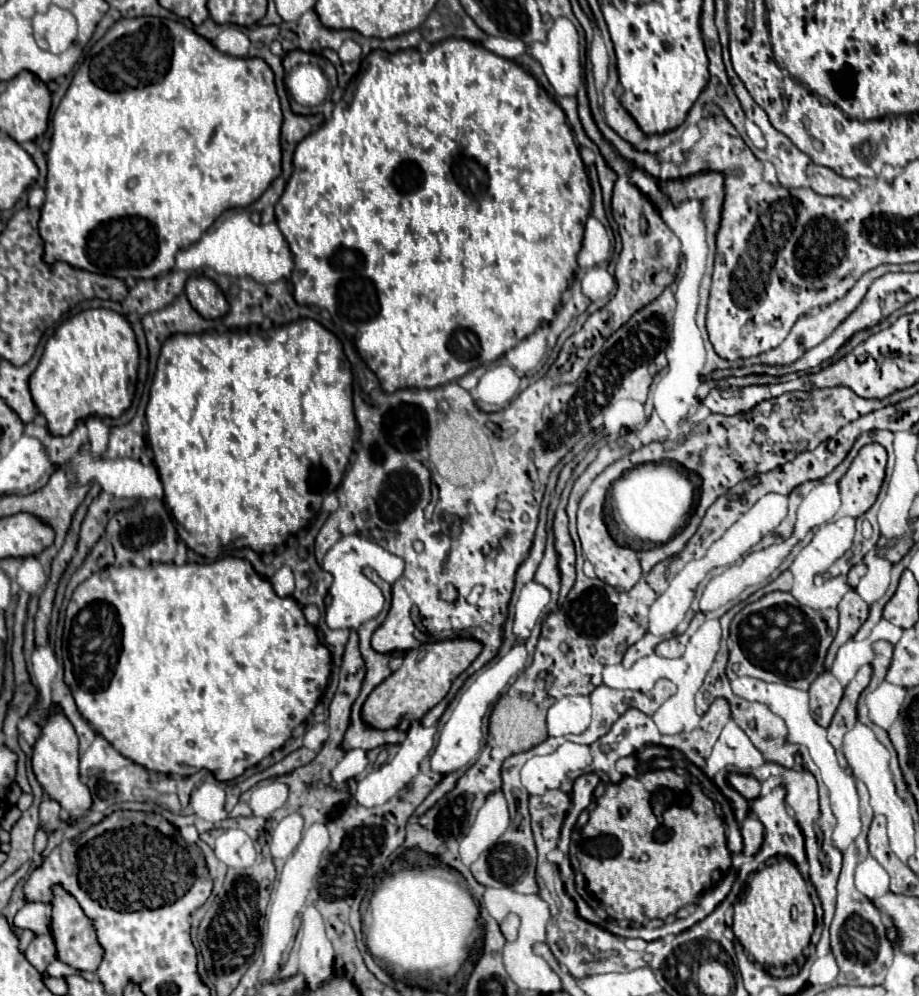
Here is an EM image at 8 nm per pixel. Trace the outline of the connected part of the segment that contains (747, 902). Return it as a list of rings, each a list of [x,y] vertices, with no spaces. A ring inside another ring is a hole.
[[[779,858],[771,866],[765,866],[763,870],[753,874],[743,891],[742,897],[735,902],[733,912],[735,912],[735,920],[733,920],[731,928],[733,928],[735,936],[737,936],[737,940],[743,944],[743,948],[761,966],[785,968],[789,964],[795,964],[797,958],[803,954],[803,950],[809,946],[811,934],[815,932],[815,912],[813,912],[813,906],[811,906],[811,898],[809,898],[805,880],[801,878],[801,874],[795,868],[795,864],[791,860],[787,860],[787,858]],[[793,906],[799,908],[799,916],[797,916],[795,922],[791,920],[791,908]]]

